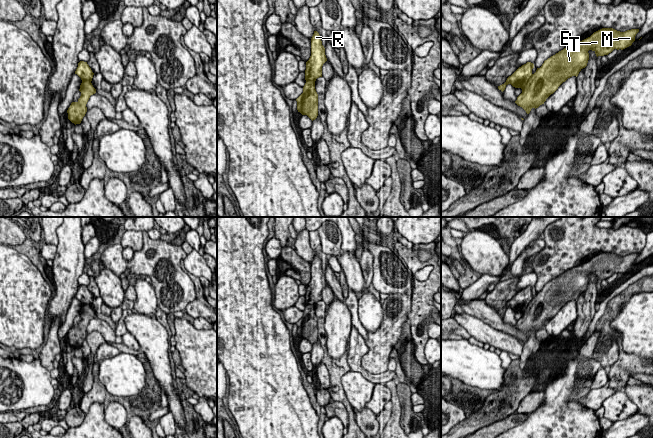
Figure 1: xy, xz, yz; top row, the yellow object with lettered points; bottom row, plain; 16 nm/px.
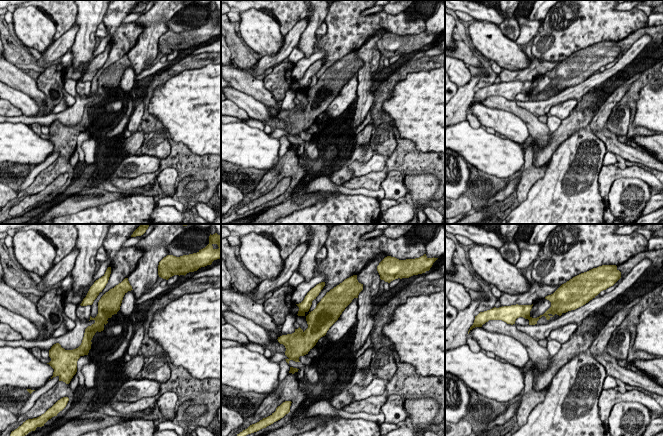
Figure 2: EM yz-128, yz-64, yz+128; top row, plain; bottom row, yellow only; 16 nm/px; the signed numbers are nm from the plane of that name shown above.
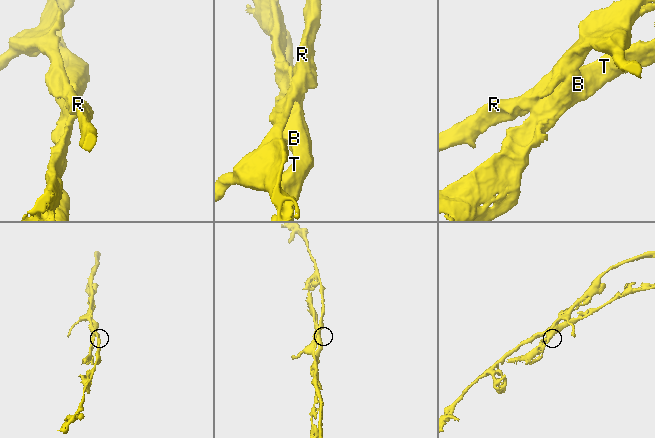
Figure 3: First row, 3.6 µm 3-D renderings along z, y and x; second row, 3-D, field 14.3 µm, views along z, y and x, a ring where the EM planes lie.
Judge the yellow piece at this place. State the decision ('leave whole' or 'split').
split

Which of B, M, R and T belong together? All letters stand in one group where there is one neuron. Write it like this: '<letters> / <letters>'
B M T / R

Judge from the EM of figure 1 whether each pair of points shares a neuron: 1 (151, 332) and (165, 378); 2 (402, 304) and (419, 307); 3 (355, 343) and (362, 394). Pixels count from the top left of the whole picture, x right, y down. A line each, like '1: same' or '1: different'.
1: same
2: different
3: different

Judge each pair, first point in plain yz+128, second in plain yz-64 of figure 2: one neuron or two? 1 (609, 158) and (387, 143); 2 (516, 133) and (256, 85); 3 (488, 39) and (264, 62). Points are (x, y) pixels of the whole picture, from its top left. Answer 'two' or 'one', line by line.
1: two
2: two
3: two

